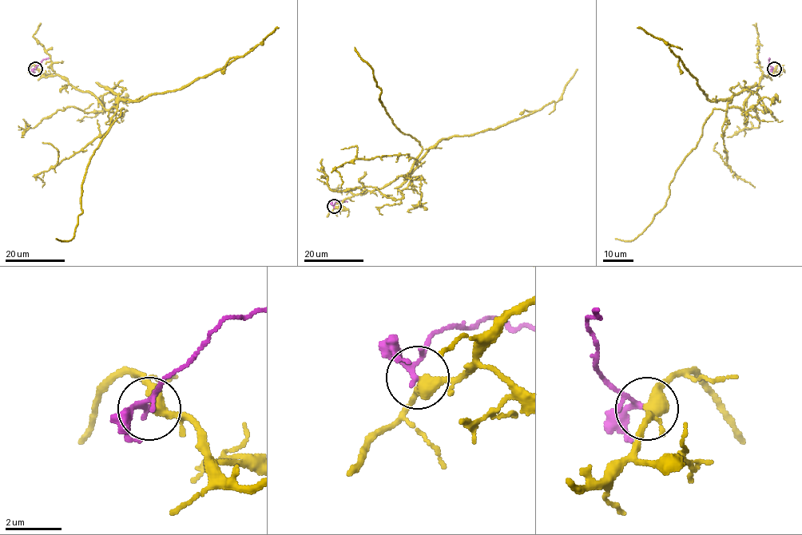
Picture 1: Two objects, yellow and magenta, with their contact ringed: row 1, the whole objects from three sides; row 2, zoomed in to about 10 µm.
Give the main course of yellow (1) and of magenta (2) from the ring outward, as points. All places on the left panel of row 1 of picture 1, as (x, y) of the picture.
1: (35, 69), (45, 77), (61, 76), (109, 109), (120, 101), (139, 101), (186, 87), (243, 57), (279, 27)
2: (35, 69), (48, 57)

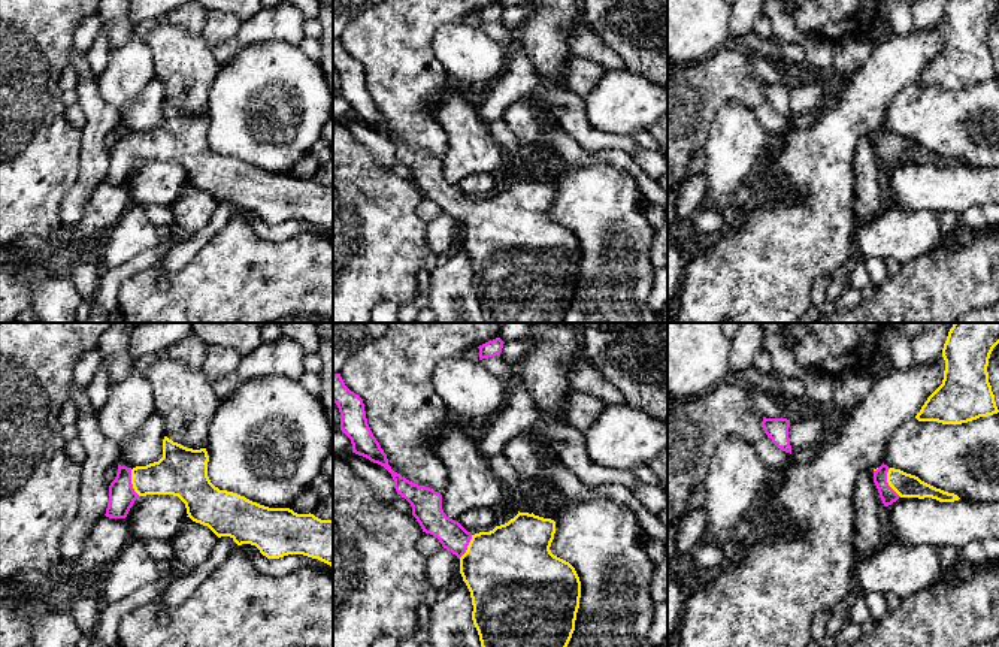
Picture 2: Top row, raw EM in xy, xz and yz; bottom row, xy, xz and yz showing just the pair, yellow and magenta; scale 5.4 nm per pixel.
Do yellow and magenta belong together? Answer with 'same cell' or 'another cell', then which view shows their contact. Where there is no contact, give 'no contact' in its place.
same cell; contact in yz

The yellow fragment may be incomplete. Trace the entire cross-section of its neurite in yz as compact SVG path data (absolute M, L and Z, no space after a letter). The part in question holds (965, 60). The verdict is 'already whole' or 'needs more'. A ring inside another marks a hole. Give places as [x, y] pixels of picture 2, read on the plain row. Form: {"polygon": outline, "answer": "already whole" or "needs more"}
{"polygon": "M948 0L942 13L942 49L927 63L918 87L962 90L998 79L989 48L989 24L999 0Z", "answer": "already whole"}

